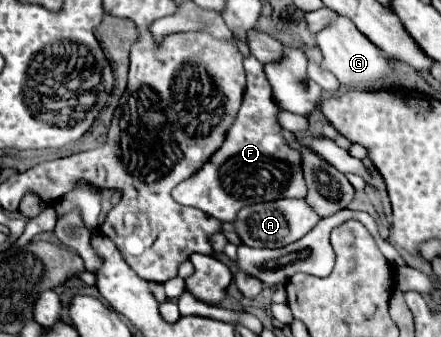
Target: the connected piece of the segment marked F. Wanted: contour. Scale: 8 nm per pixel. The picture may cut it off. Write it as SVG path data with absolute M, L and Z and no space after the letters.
M245 57L247 87L239 115L227 131L225 143L215 155L189 179L173 189L173 197L181 205L197 207L211 213L219 221L235 221L237 213L253 203L275 201L281 197L306 197L307 188L301 169L301 153L293 149L279 125L281 107L273 99L271 85L263 73L263 63L255 57Z

